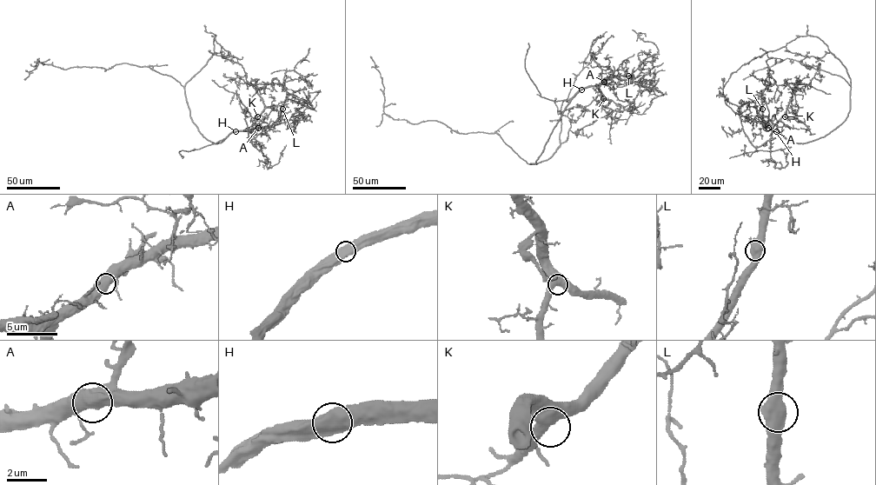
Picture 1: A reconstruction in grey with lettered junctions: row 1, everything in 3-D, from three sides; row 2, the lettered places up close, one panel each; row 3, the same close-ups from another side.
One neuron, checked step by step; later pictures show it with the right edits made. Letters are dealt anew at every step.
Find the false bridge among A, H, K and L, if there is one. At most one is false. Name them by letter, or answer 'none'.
none

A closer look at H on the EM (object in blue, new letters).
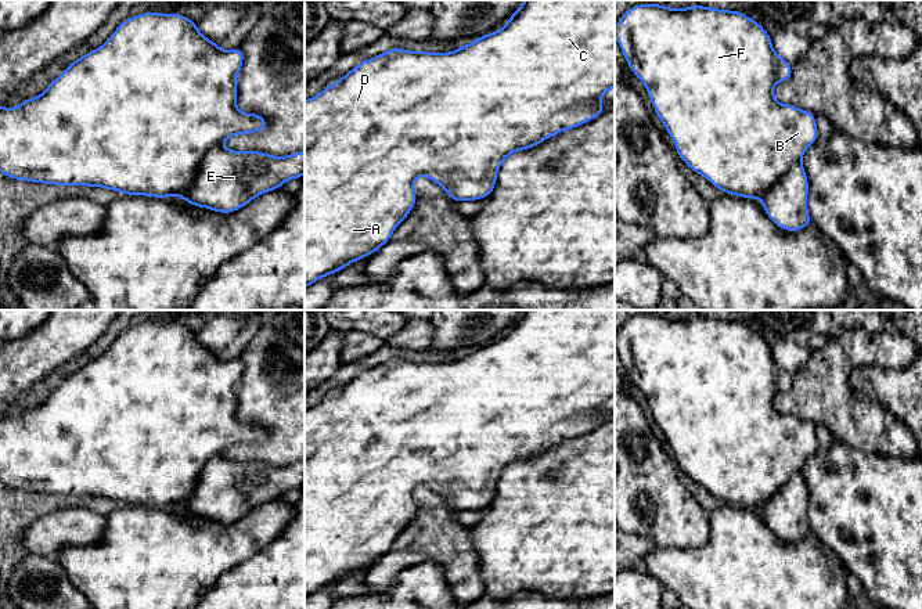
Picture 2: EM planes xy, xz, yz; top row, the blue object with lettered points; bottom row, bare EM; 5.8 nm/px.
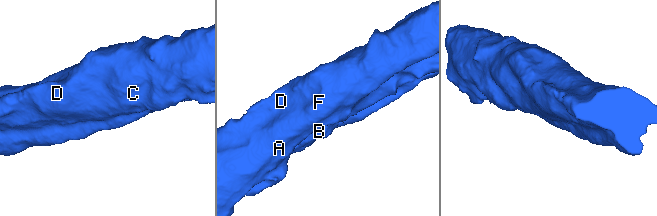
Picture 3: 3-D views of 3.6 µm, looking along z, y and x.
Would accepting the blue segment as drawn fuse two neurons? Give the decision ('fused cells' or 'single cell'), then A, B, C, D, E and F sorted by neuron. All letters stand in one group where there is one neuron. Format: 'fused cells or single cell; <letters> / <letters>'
single cell; A B C D E F

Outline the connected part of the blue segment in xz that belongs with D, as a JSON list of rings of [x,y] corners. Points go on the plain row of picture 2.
[[[525,310],[522,316],[508,328],[508,332],[498,340],[483,345],[475,352],[462,356],[450,363],[428,363],[428,361],[407,361],[400,357],[395,357],[389,361],[381,363],[372,368],[368,368],[352,381],[343,385],[339,390],[327,396],[317,406],[305,410],[305,598],[314,594],[317,590],[332,585],[334,583],[345,579],[356,570],[365,569],[370,563],[375,563],[381,556],[383,556],[392,547],[396,537],[408,526],[413,516],[417,512],[417,505],[414,501],[414,491],[424,486],[433,493],[442,496],[447,507],[453,511],[478,511],[486,508],[491,504],[496,497],[497,483],[503,471],[516,461],[523,461],[536,457],[537,454],[545,451],[547,448],[559,444],[563,440],[569,440],[587,433],[591,429],[598,428],[605,417],[599,412],[599,408],[609,400],[615,397],[615,310]]]

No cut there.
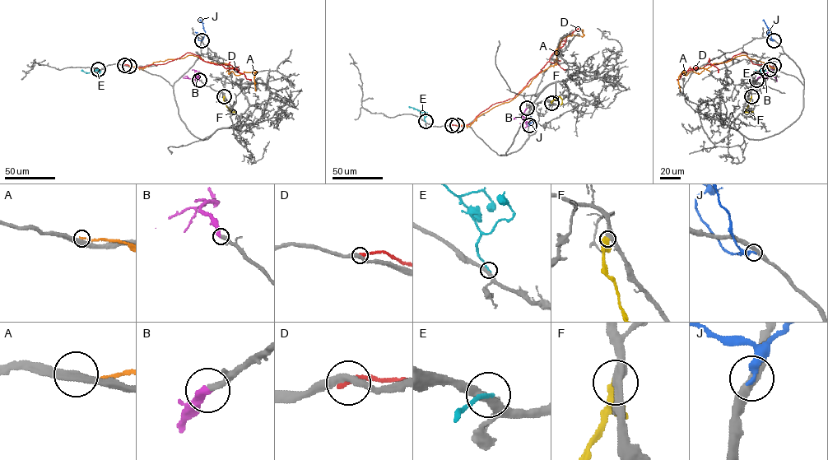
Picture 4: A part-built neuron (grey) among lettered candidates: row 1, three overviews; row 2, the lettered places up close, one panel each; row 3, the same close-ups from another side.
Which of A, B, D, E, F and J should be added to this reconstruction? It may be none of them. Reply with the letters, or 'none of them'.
B

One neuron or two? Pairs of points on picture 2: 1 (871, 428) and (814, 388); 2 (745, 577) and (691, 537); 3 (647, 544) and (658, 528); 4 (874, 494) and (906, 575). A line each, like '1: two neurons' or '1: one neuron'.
1: one neuron
2: two neurons
3: two neurons
4: one neuron

